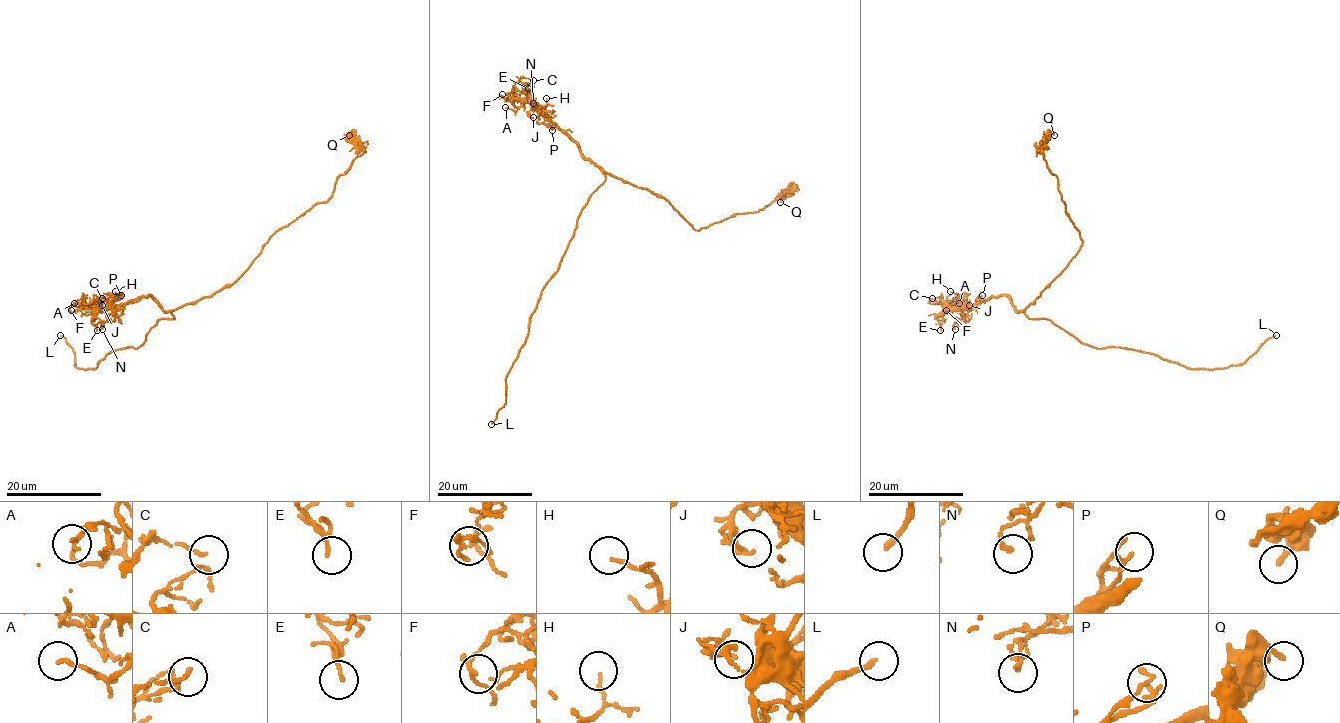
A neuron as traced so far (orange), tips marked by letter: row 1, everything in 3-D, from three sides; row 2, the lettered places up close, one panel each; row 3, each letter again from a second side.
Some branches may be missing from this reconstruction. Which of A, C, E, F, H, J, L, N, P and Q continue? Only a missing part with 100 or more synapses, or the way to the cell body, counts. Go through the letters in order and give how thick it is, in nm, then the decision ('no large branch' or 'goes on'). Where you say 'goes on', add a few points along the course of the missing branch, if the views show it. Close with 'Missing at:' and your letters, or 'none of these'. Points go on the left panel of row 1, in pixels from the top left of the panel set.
A: 130 nm | no large branch
C: 70 nm | no large branch
E: 170 nm | no large branch
F: 140 nm | no large branch
H: 120 nm | no large branch
J: 90 nm | no large branch
L: 200 nm | goes on
N: 160 nm | no large branch
P: 190 nm | no large branch
Q: 240 nm | no large branch
Missing at: L

